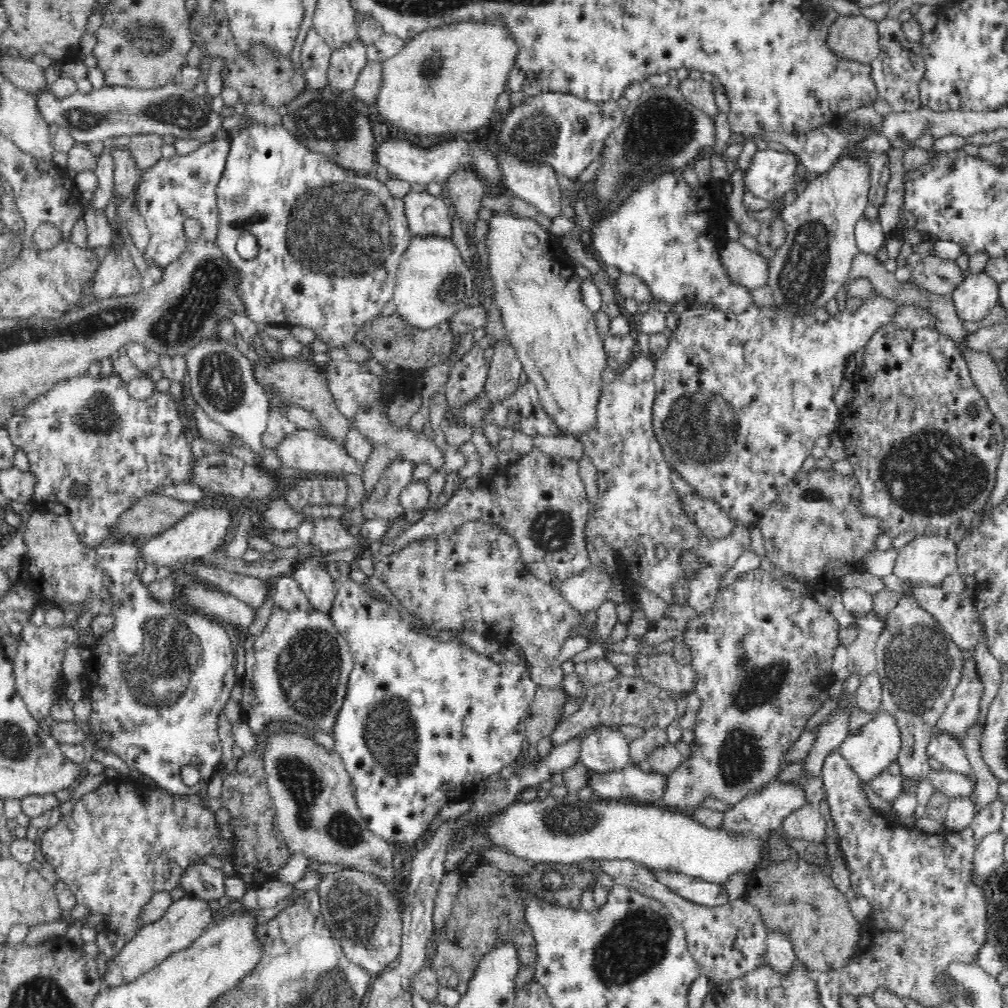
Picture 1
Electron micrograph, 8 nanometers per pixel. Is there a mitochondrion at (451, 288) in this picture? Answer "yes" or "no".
yes

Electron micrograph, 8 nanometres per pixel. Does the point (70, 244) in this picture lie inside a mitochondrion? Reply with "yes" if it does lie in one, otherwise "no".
no

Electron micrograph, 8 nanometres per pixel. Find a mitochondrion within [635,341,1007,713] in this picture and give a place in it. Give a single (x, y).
(937, 477)

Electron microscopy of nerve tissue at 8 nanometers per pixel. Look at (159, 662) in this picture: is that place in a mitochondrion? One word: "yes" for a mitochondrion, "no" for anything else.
yes

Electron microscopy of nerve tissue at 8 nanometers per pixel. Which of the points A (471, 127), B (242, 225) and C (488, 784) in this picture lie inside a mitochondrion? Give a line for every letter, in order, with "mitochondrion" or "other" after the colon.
A: other
B: other
C: other

